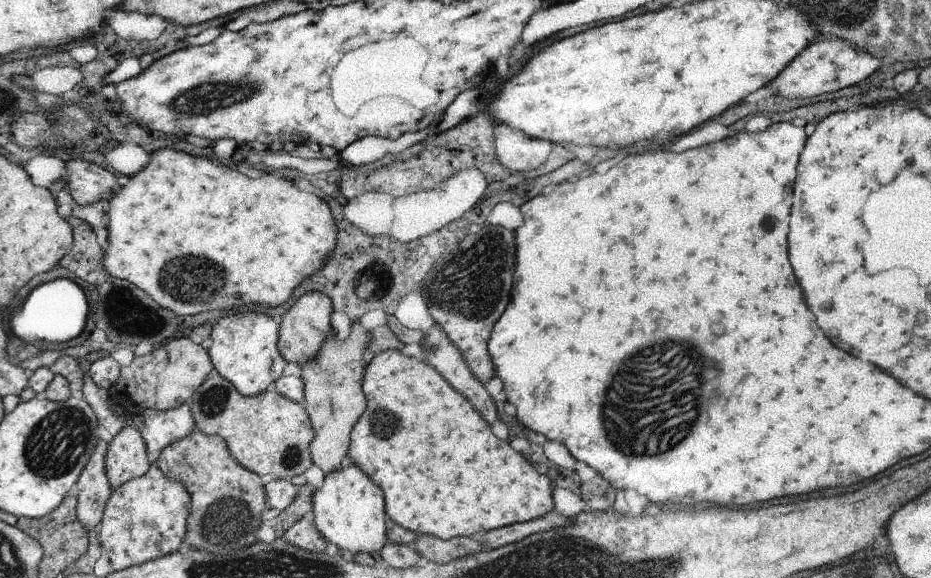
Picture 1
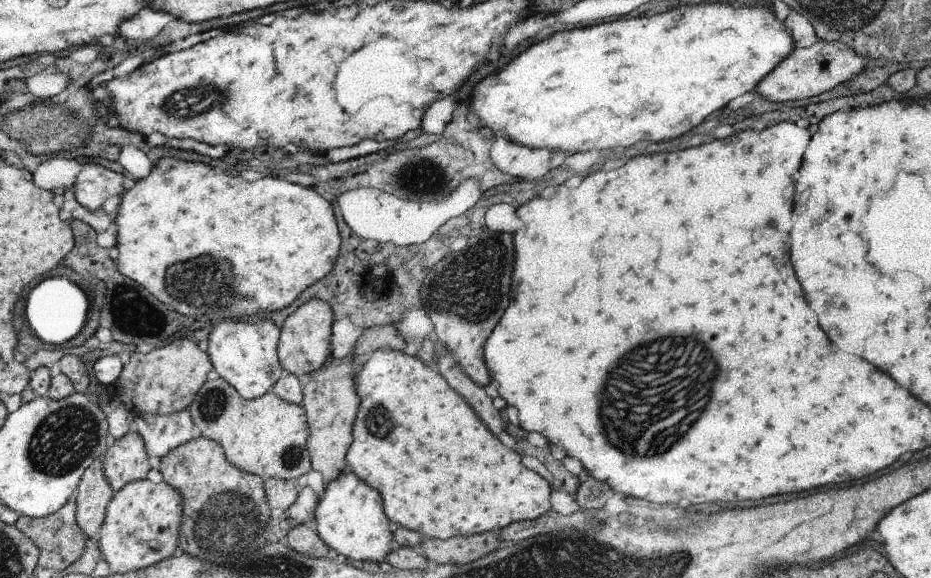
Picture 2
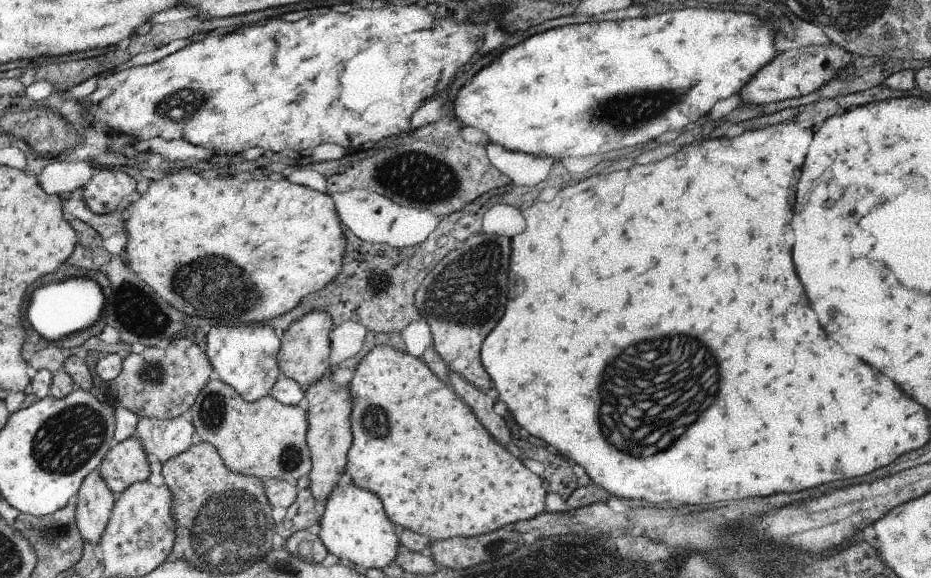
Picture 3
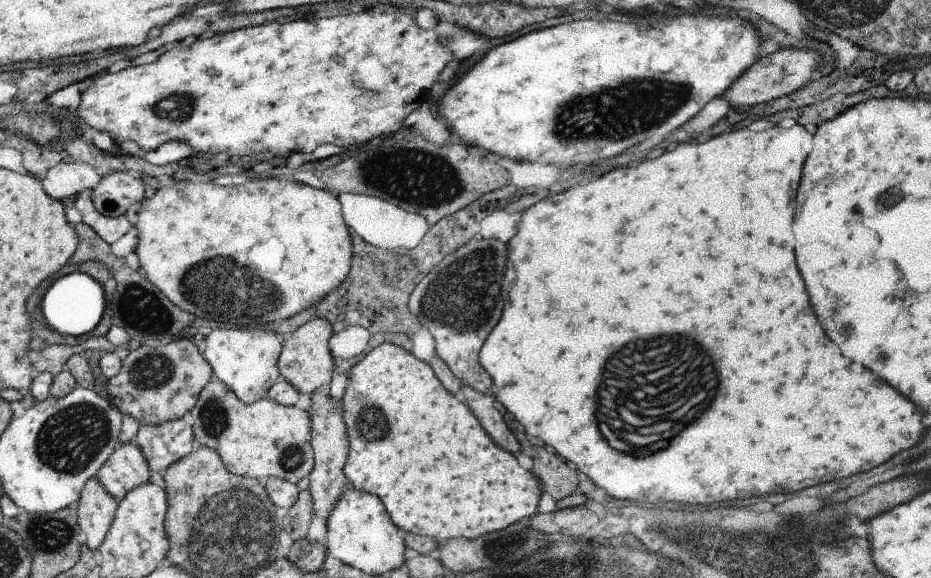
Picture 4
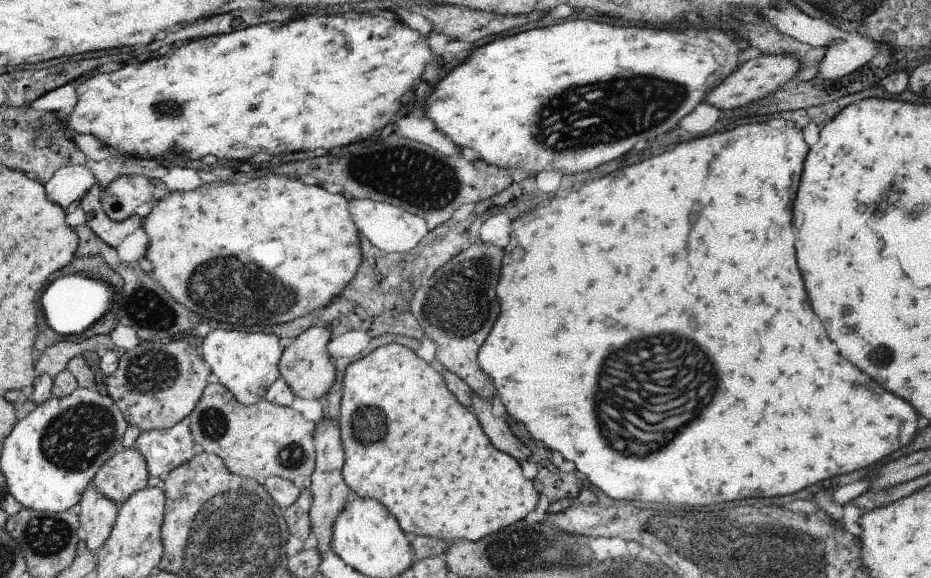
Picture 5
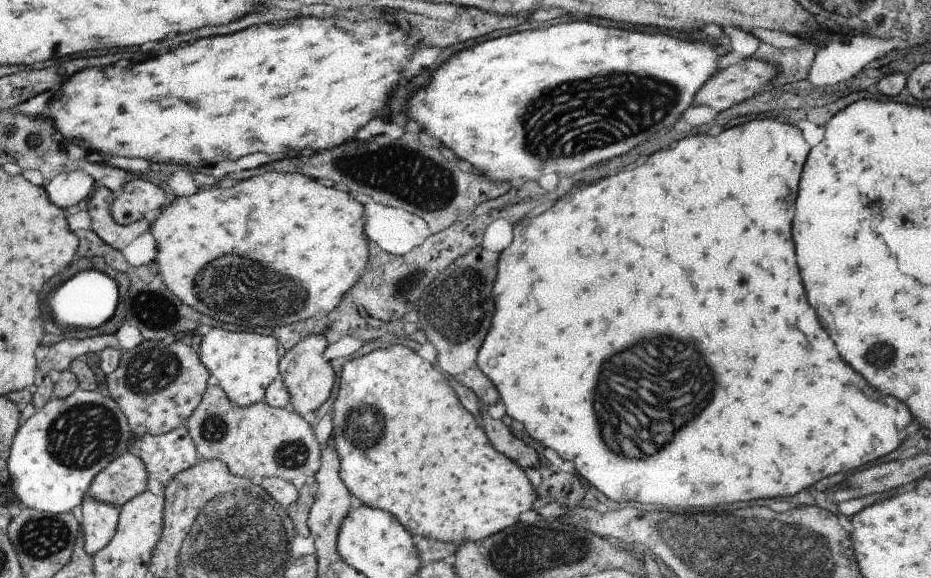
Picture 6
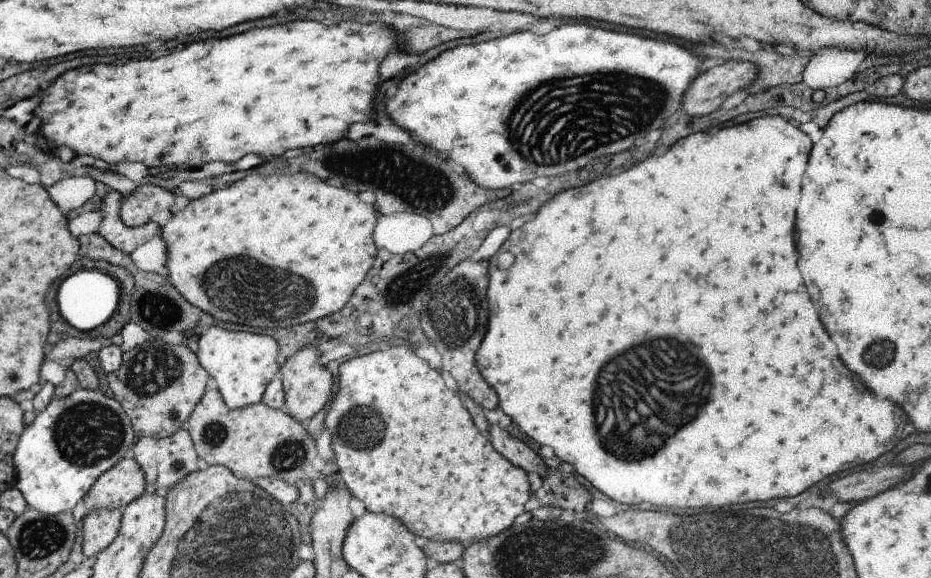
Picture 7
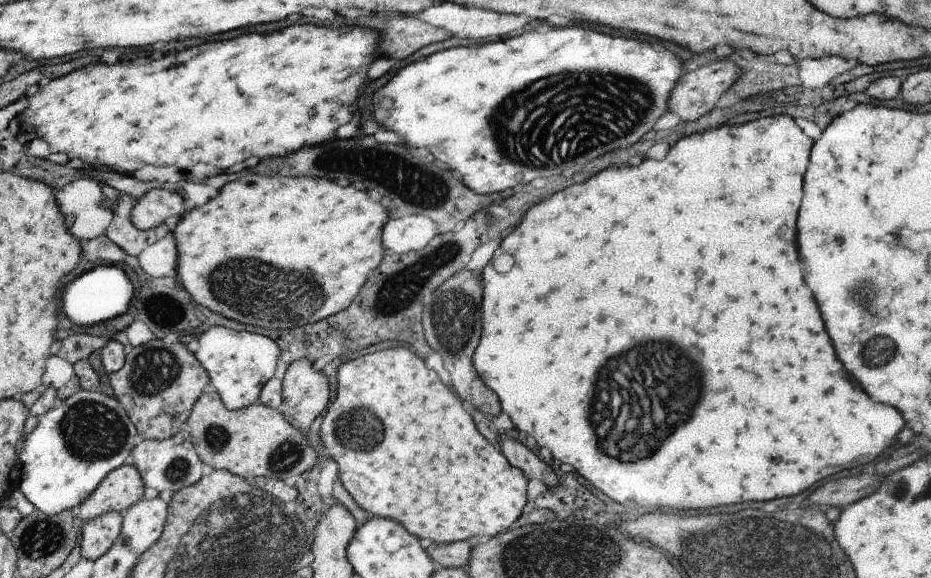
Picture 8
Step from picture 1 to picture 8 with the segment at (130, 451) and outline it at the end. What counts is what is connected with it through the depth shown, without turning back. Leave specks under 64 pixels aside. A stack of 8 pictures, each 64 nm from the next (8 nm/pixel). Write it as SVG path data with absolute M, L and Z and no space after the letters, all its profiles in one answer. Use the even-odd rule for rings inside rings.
M127 460L99 480L95 490L91 490L91 494L81 502L79 518L85 522L103 512L123 514L131 504L143 498L143 490L145 486L141 474Z

